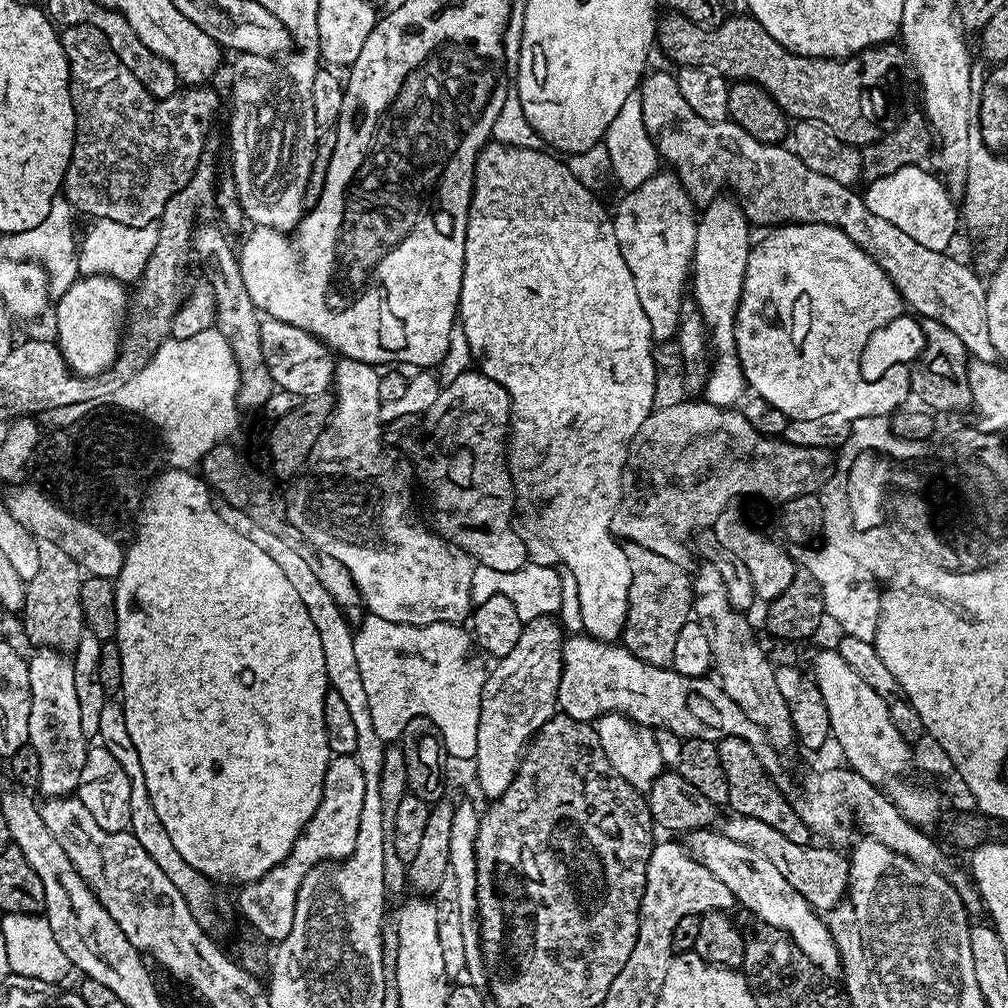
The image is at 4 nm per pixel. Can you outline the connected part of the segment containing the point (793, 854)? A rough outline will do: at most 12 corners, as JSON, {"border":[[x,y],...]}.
{"border":[[735,814],[728,840],[774,862],[774,872],[828,912],[845,899],[849,857],[790,842]]}

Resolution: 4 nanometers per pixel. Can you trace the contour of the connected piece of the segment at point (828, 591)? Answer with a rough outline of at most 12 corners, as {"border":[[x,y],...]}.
{"border":[[823,546],[810,561],[829,621],[873,642],[881,585],[867,559]]}

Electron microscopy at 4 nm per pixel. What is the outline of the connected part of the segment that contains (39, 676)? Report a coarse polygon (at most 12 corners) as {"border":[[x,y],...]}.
{"border":[[29,655],[39,791],[71,796],[90,747],[71,661]]}

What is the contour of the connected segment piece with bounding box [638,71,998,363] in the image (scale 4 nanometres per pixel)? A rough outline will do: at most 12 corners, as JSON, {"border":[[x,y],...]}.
{"border":[[675,75],[642,122],[692,203],[724,187],[749,225],[825,224],[919,317],[997,361],[986,286],[872,214],[791,147],[694,114]]}

